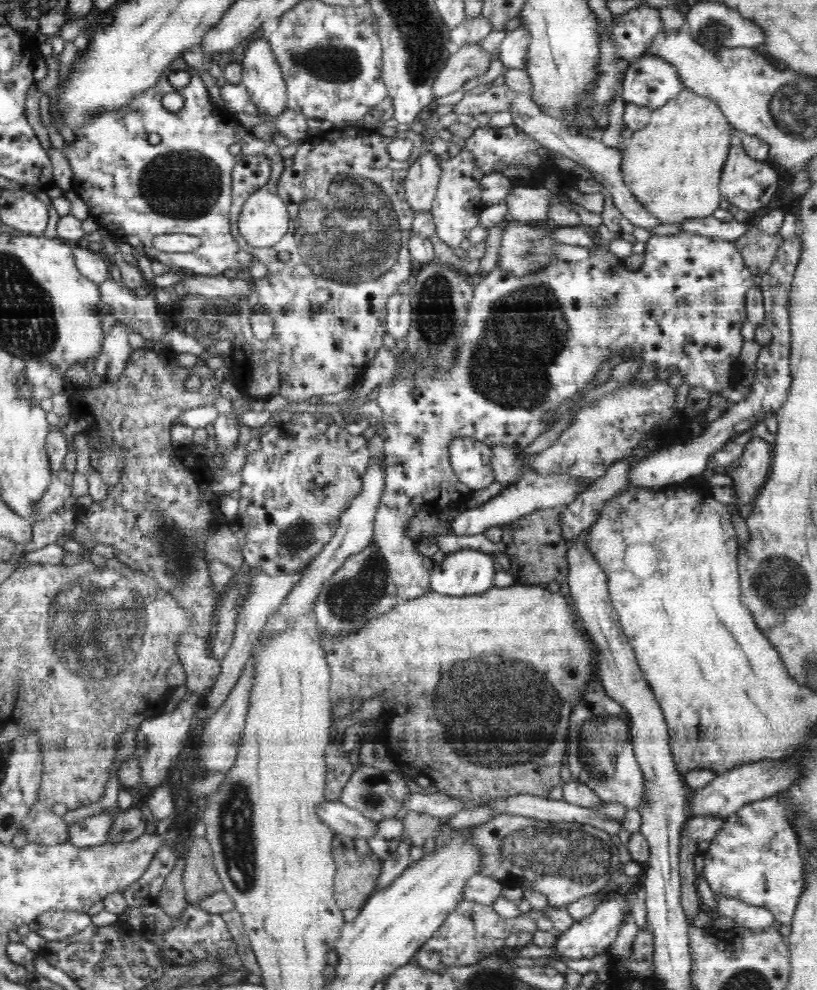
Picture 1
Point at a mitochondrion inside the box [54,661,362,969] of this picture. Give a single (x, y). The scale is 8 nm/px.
(237, 822)

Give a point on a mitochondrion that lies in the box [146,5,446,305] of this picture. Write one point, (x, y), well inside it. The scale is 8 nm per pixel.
(347, 230)

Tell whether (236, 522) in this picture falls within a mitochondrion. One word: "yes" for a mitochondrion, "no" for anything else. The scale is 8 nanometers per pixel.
no

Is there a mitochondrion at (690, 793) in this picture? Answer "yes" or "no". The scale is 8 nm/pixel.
no

